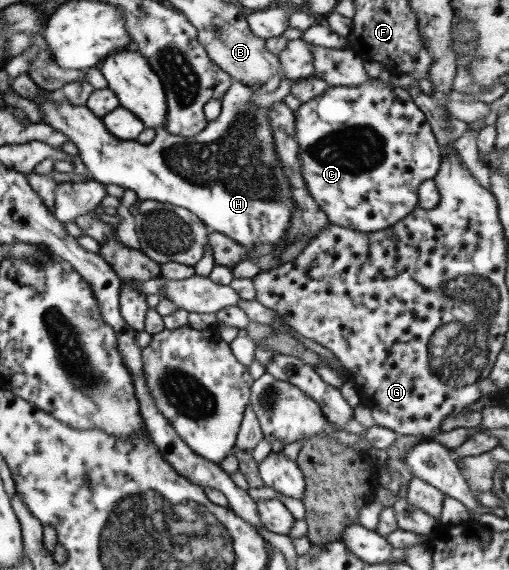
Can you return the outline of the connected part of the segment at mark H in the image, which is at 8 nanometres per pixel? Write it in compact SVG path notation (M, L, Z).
M235 81L231 84L231 87L226 91L224 98L221 100L222 108L220 115L214 121L210 121L200 134L192 137L176 136L174 134L170 134L164 127L158 126L154 128L154 140L146 145L139 143L137 140L124 141L116 138L115 136L112 136L112 134L110 134L108 129L104 126L102 119L98 115L95 115L86 105L73 105L71 102L68 102L68 99L64 98L63 95L52 91L50 92L53 93L53 97L44 98L41 95L37 95L30 99L32 102L34 102L34 104L38 104L38 106L40 106L39 109L41 110L43 122L48 126L51 126L54 130L65 134L69 138L69 141L73 142L73 144L77 146L80 160L82 160L84 165L86 165L88 174L93 178L93 180L102 182L104 185L117 184L124 190L134 190L134 192L137 194L137 198L141 201L150 199L184 207L185 209L190 210L190 212L193 212L198 218L200 218L200 220L208 228L212 228L212 230L216 232L221 232L222 234L228 235L233 241L244 245L249 250L249 260L256 263L261 271L267 271L268 269L277 266L278 257L280 254L282 254L282 251L284 251L290 245L285 242L284 233L290 226L290 219L292 213L295 211L295 204L292 198L288 179L284 177L284 167L282 167L282 164L280 164L279 156L277 155L277 152L275 152L275 146L273 143L273 136L270 126L271 122L269 122L269 118L267 118L267 108L258 108L256 110L256 107L250 107L248 100L250 100L250 98L252 98L256 92L253 92L251 88L248 88L246 84L240 81Z

